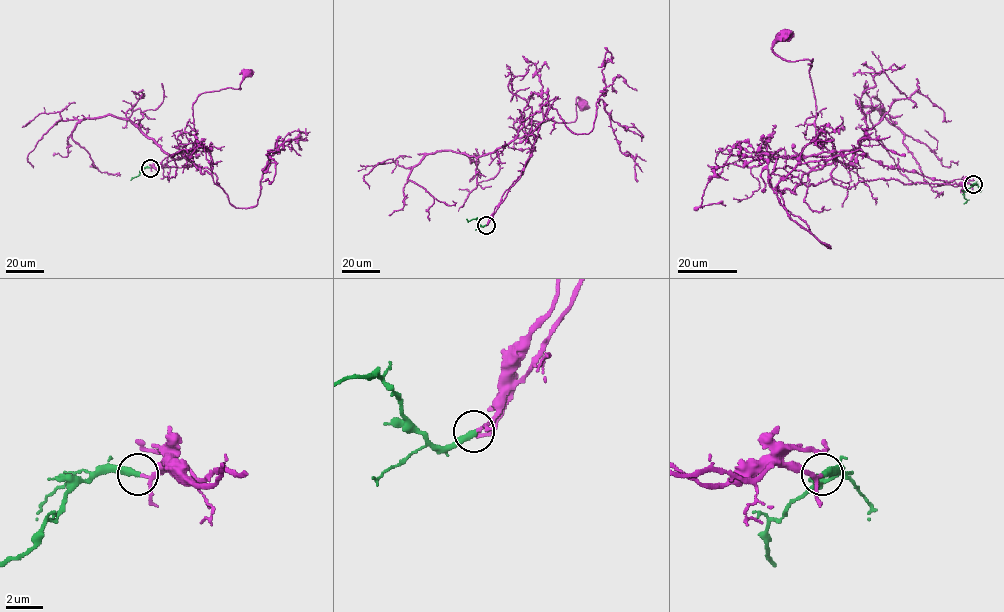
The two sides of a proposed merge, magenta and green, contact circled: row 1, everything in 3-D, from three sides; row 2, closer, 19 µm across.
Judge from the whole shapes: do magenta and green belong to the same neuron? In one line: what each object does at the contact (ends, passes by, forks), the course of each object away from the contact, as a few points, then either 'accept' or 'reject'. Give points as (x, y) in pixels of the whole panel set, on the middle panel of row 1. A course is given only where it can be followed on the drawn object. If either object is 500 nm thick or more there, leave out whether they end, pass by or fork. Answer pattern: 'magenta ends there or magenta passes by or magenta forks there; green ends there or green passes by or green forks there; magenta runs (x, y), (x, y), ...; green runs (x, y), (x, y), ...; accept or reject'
magenta passes by; green ends there; magenta runs (486, 224), (531, 153), (535, 138), (519, 138), (528, 135), (529, 122), (573, 122), (576, 98), (583, 104); green runs (486, 224), (482, 226), (476, 219), (466, 219); accept

